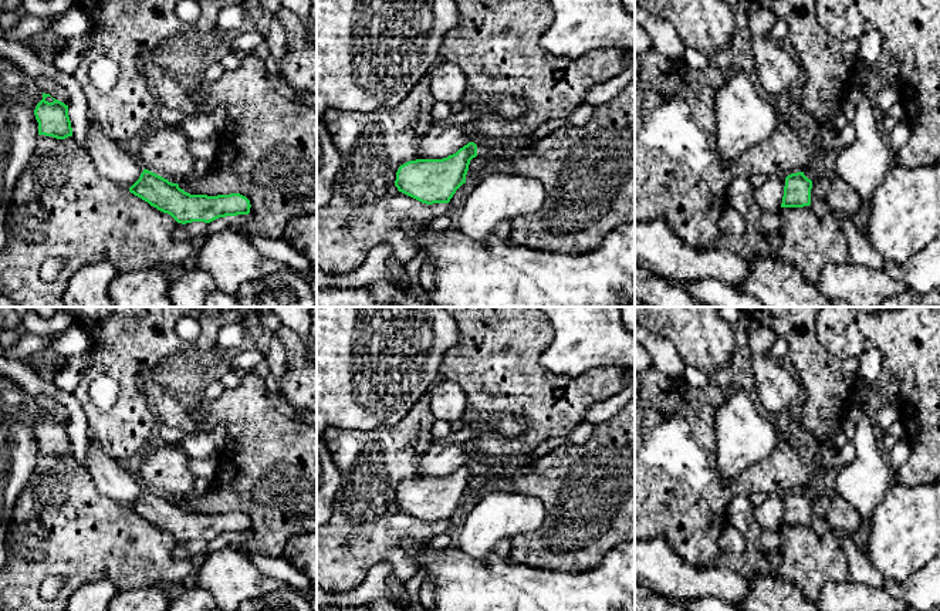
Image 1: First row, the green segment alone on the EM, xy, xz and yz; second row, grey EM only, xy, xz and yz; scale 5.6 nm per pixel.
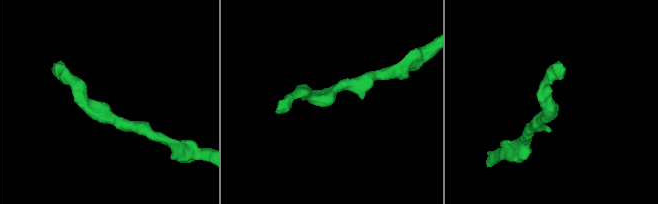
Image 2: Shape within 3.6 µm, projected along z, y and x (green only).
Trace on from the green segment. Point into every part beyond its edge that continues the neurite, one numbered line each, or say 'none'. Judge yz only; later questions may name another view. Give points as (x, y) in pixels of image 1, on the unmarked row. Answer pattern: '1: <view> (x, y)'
none

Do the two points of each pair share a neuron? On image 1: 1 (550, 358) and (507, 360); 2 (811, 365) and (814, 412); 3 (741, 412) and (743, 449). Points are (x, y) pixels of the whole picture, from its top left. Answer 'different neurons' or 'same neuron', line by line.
1: different neurons
2: same neuron
3: same neuron

